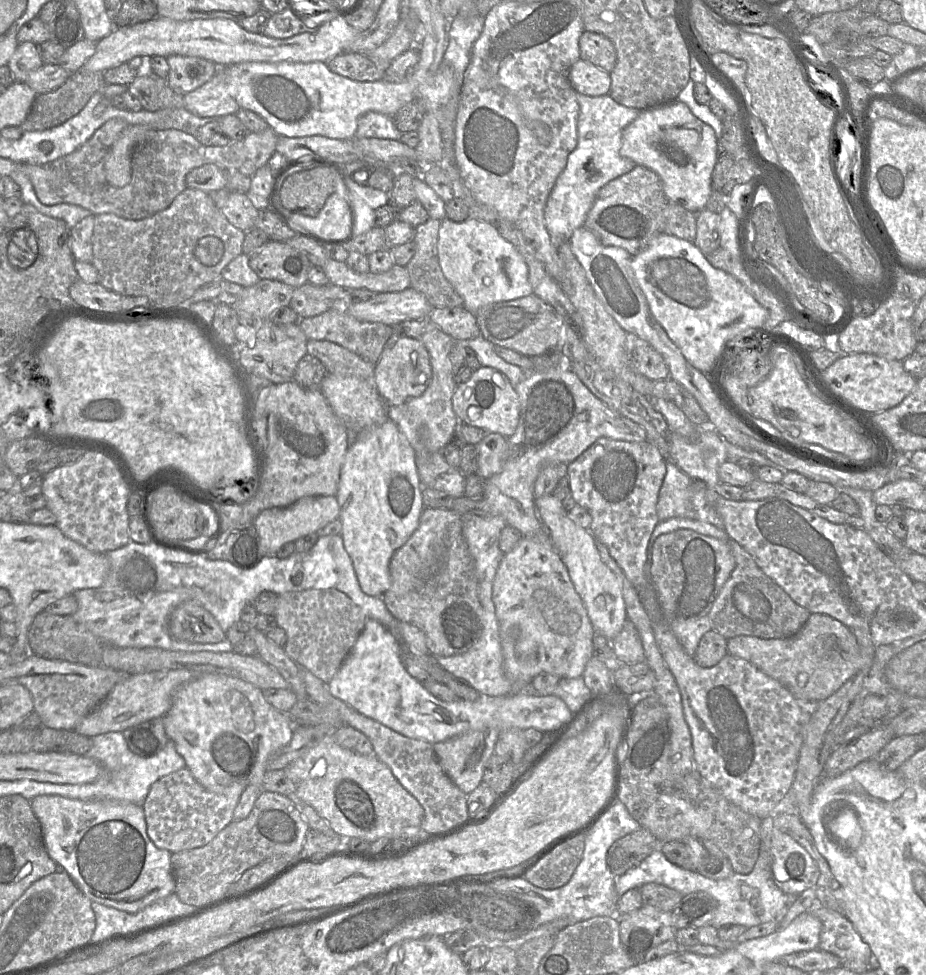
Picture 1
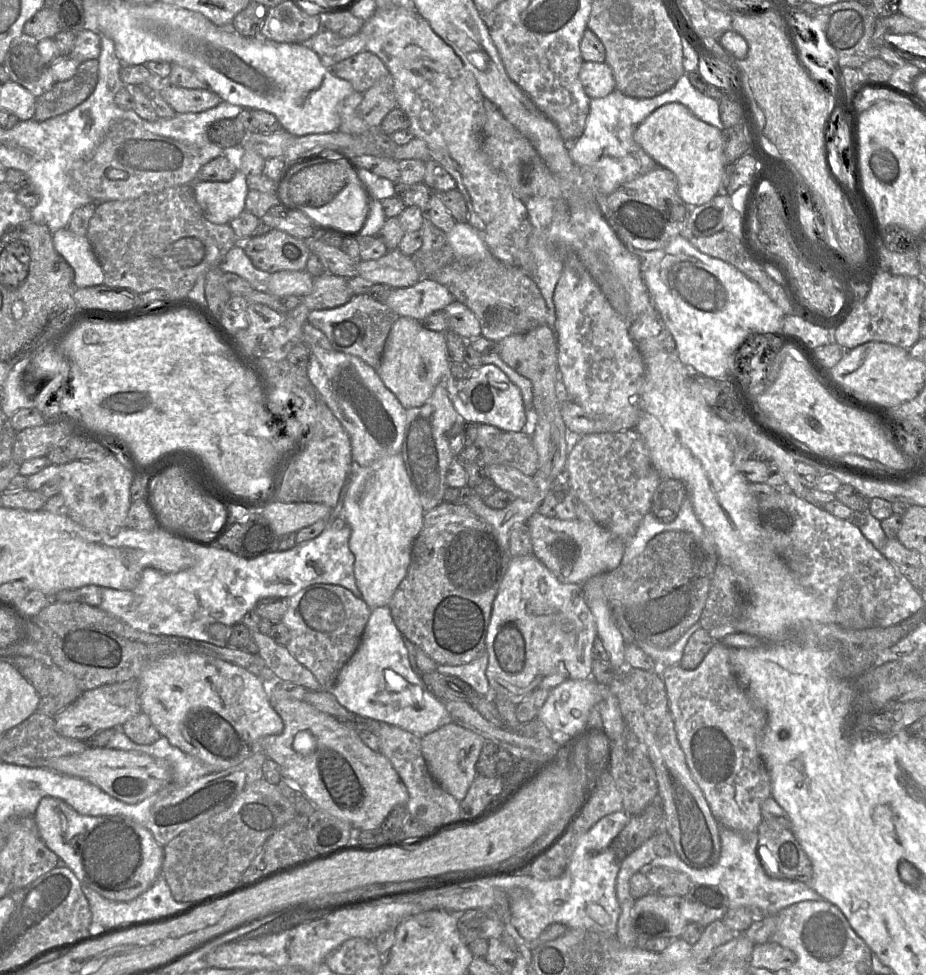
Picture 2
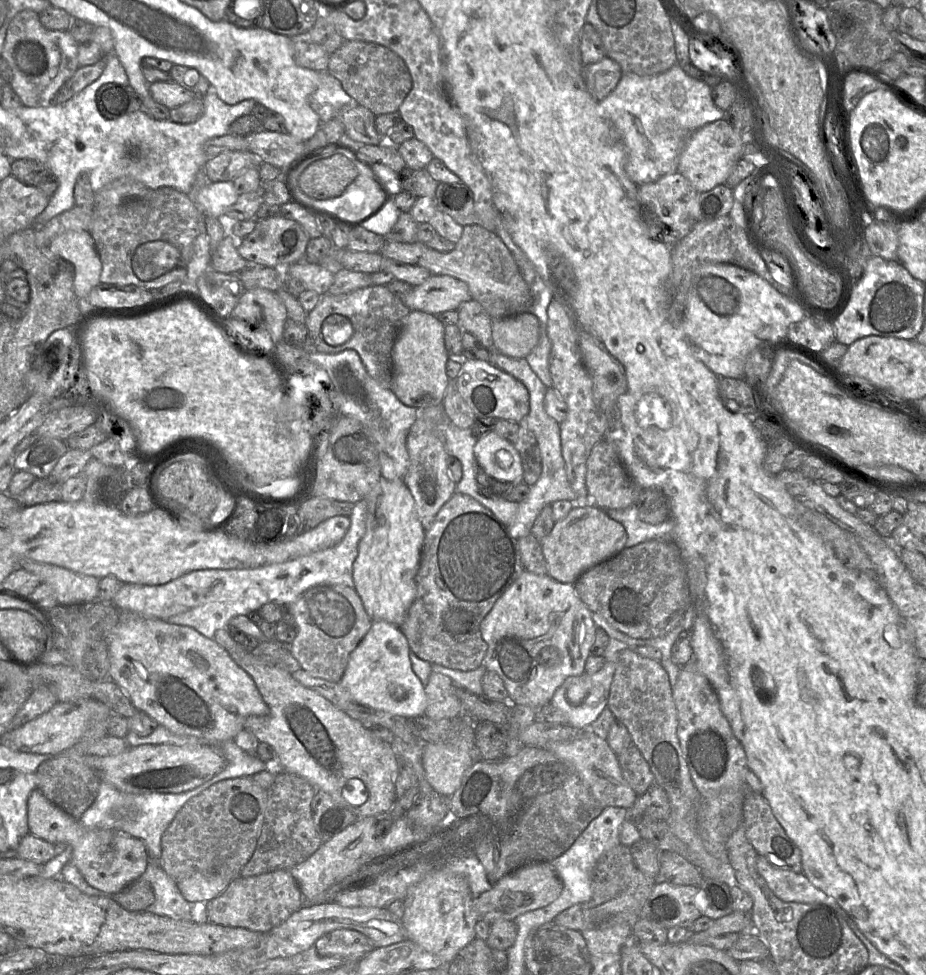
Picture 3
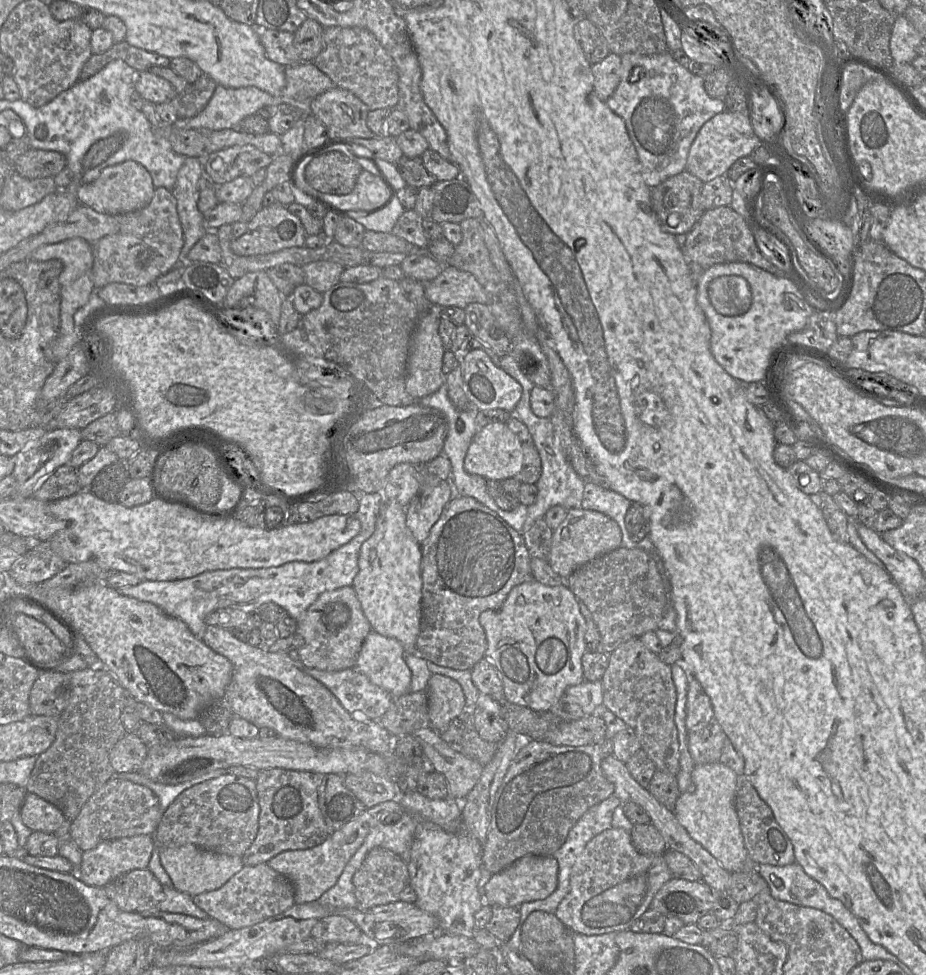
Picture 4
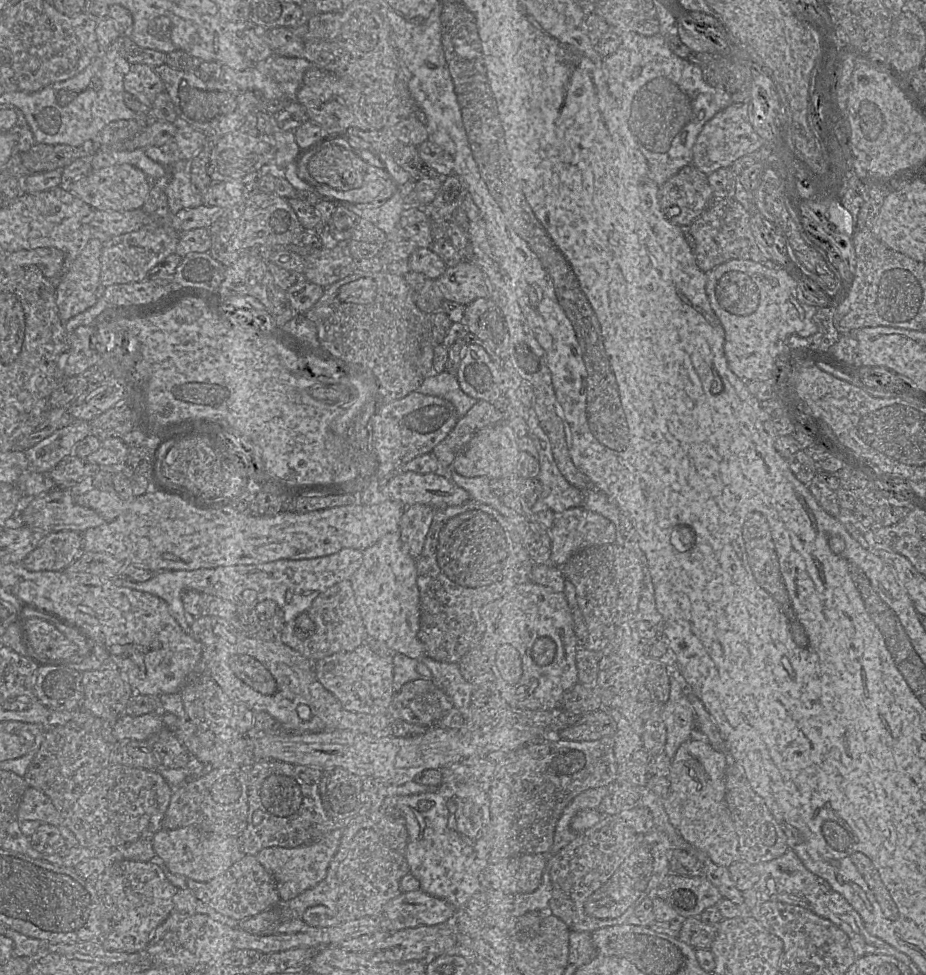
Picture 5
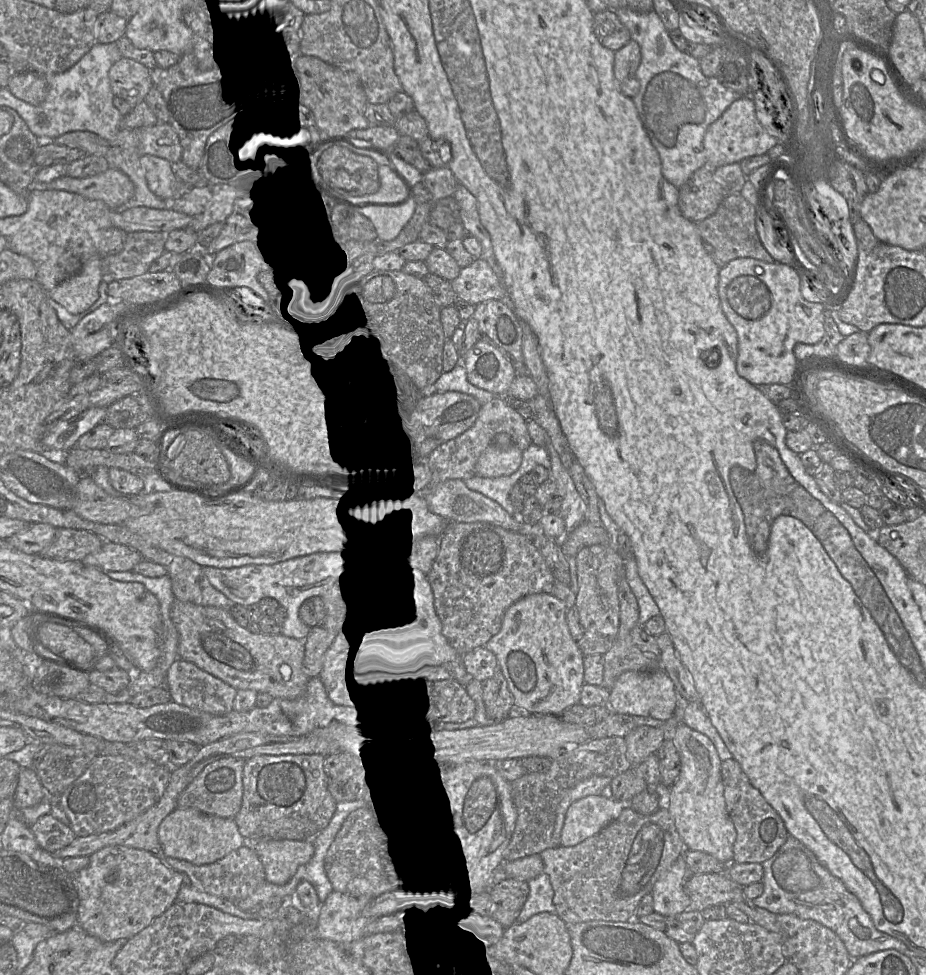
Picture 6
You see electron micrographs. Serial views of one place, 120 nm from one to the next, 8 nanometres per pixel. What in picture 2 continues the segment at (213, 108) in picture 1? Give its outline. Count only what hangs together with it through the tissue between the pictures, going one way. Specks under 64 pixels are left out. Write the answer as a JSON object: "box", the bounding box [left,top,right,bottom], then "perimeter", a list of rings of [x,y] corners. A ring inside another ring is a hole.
{"box":[160,84,223,113],"perimeter":[[[166,84],[160,89],[163,99],[178,113],[199,113],[220,105],[223,100],[208,87],[187,89]]]}

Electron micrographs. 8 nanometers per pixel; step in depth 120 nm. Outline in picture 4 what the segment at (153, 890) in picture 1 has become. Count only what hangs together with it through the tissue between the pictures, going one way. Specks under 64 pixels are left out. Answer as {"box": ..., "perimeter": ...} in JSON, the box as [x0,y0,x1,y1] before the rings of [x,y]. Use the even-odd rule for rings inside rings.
{"box":[20,793,155,887],"perimeter":[[[33,793],[26,795],[20,816],[24,825],[33,832],[56,833],[68,822],[55,805]],[[137,835],[103,841],[95,848],[83,851],[82,862],[76,870],[76,874],[90,886],[105,887],[111,881],[132,870],[148,868],[154,848],[155,838],[153,835]]]}

